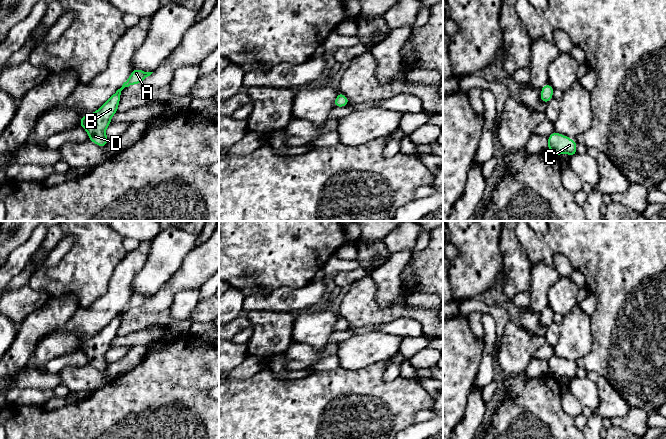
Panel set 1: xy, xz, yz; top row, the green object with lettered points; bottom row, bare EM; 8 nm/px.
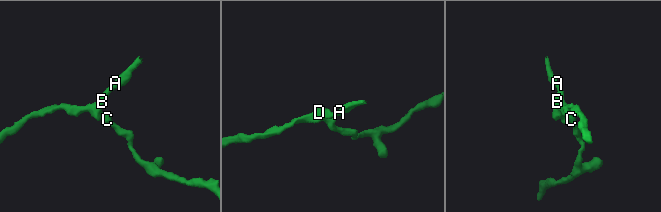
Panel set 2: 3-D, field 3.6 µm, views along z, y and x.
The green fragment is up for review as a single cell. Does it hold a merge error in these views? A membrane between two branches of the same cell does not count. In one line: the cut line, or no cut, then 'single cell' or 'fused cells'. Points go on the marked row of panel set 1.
no cut | single cell

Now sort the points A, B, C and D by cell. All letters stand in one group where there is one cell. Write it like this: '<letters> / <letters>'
A B C D

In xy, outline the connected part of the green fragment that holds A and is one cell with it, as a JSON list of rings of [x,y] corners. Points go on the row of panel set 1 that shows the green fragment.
[[[133,69],[130,77],[98,110],[90,115],[82,115],[78,126],[83,127],[89,137],[89,140],[100,147],[105,147],[109,141],[106,136],[106,129],[111,123],[111,118],[118,112],[118,105],[121,98],[121,91],[125,87],[141,82],[153,72],[145,72],[140,69]]]

